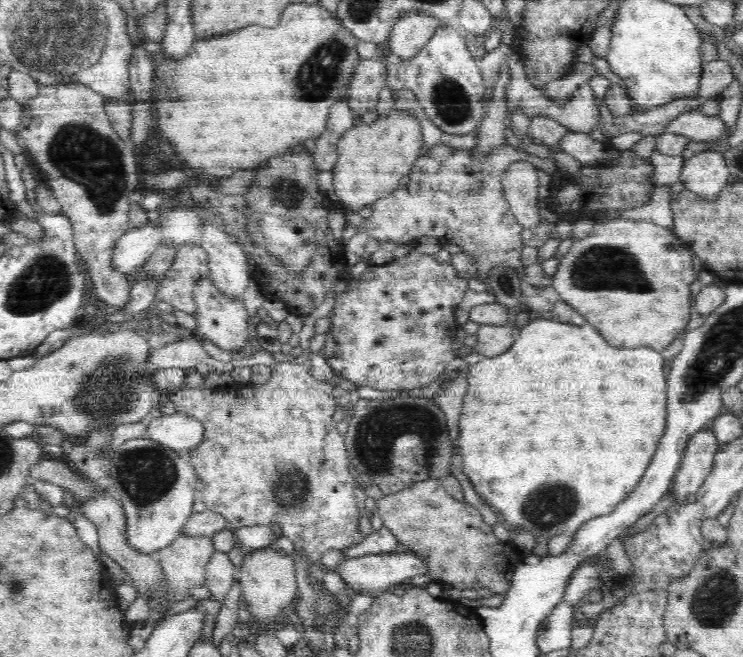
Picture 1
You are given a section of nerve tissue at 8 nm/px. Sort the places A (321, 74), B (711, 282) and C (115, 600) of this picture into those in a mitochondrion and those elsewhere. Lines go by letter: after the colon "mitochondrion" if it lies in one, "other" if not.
A: mitochondrion
B: other
C: other

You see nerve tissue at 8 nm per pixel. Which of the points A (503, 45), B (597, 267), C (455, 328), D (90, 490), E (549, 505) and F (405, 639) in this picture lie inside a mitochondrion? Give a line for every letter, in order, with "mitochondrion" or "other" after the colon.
A: other
B: mitochondrion
C: other
D: other
E: mitochondrion
F: mitochondrion

